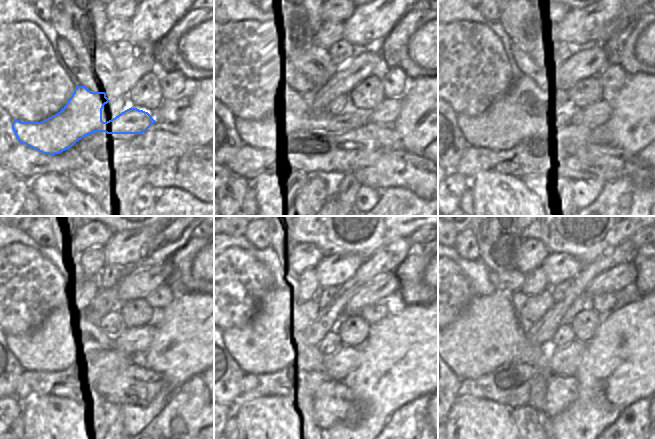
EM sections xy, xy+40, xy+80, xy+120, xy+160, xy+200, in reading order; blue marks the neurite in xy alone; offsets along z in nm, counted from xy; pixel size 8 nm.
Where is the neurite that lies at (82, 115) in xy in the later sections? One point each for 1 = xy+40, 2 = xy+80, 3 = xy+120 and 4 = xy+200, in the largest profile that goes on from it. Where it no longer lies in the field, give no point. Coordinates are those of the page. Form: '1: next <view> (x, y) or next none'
1: next xy+40 (305, 111)
2: next xy+80 (520, 113)
3: next xy+120 (63, 339)
4: next xy+200 (488, 335)

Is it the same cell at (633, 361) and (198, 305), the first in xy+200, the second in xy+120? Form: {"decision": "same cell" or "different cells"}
{"decision": "same cell"}

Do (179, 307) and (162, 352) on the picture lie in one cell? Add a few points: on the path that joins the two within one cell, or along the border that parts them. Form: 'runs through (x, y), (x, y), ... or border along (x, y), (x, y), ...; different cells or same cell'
runs through (179, 318), (179, 335), (173, 341); same cell

